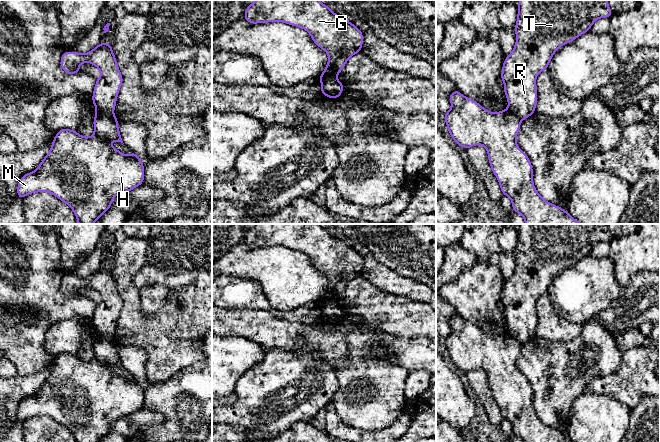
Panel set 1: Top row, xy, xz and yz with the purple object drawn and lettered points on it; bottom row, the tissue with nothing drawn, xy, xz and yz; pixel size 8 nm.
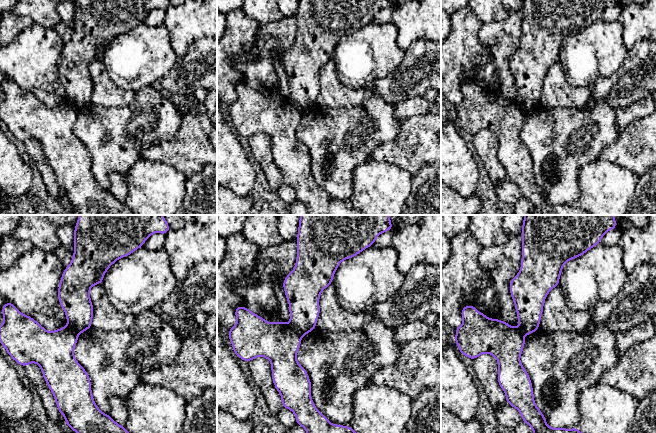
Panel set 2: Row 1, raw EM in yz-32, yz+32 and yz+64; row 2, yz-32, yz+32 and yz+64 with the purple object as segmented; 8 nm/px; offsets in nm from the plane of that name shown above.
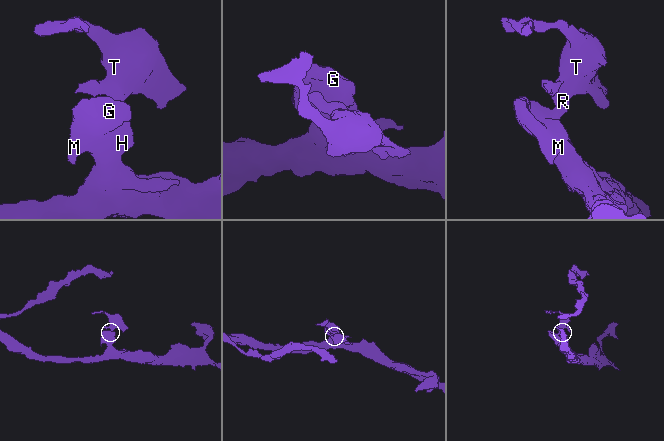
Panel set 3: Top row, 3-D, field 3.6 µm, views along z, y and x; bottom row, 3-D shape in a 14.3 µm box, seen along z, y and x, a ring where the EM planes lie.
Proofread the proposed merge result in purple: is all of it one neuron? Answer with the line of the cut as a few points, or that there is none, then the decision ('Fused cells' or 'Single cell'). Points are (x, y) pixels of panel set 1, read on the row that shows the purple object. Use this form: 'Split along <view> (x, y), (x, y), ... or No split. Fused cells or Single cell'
Split along xy (96, 111), (113, 115). Fused cells

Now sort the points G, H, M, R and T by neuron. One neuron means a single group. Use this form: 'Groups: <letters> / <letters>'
Groups: G H M / R T

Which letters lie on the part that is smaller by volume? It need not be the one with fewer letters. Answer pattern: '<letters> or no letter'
R, T

